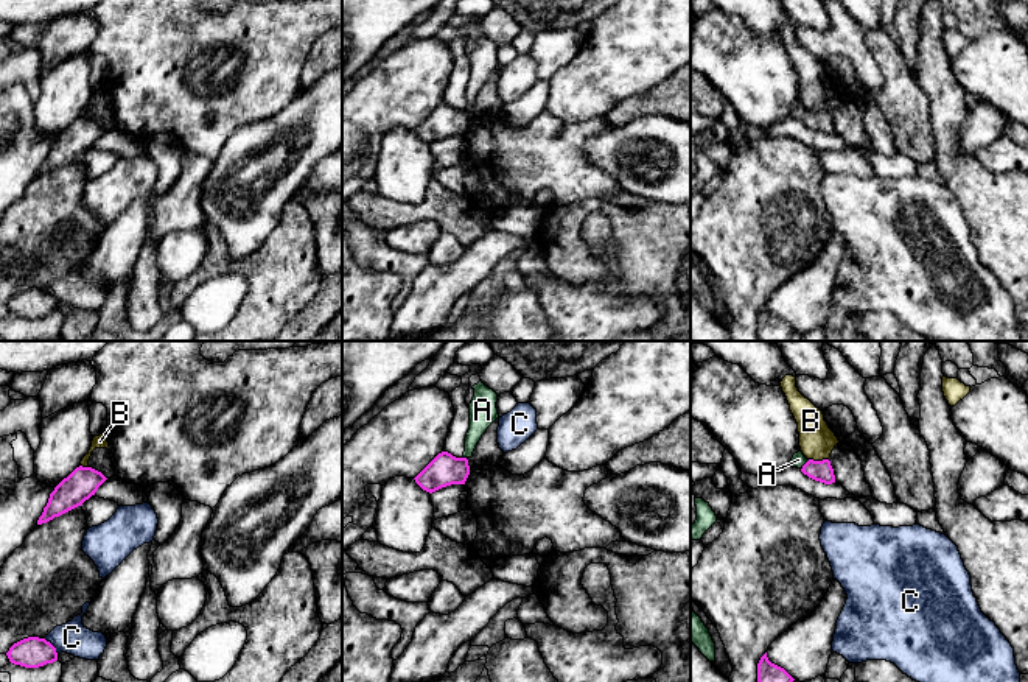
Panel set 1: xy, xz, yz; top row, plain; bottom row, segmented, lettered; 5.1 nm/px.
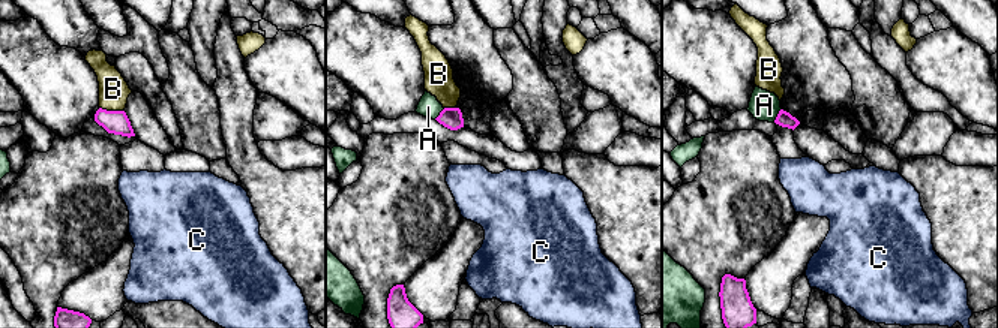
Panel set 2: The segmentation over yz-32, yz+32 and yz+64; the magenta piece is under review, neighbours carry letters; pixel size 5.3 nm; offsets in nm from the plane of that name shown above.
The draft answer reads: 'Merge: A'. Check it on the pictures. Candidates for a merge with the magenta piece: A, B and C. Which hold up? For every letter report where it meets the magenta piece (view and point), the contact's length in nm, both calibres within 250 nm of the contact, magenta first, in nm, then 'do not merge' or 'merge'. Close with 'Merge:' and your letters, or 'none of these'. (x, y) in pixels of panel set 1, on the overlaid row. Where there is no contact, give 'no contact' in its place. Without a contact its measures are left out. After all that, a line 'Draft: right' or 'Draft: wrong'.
A: yz (804, 464) | 70 nm | 110/70 nm | do not merge
B: yz (818, 461) | 100 nm | 110/190 nm | do not merge
C: xy (52, 645) | 110 nm | 160/160 nm | do not merge
Merge: none of these
Draft: wrong

